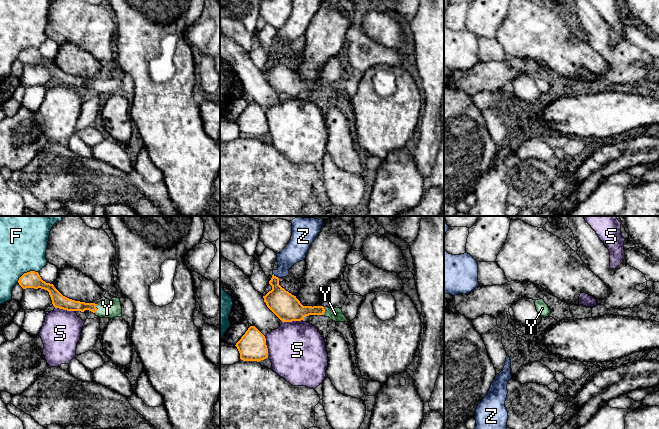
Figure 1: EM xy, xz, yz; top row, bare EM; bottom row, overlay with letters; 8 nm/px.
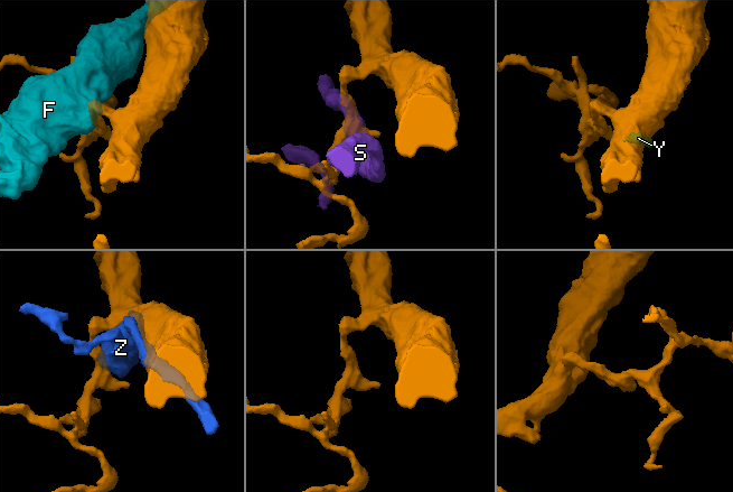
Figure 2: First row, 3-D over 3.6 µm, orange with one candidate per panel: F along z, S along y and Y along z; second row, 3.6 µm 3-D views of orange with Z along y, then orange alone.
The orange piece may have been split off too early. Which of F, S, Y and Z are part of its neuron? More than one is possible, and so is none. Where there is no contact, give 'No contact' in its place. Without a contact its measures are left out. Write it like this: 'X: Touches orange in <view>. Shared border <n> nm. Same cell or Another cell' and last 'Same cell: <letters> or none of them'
F: Touches orange in xy. Shared border 190 nm. Another cell
S: Touches orange in xz. Shared border 180 nm. Another cell
Y: Touches orange in xy. Shared border 80 nm. Same cell
Z: Touches orange in xz. Shared border 60 nm. Another cell
Same cell: Y

